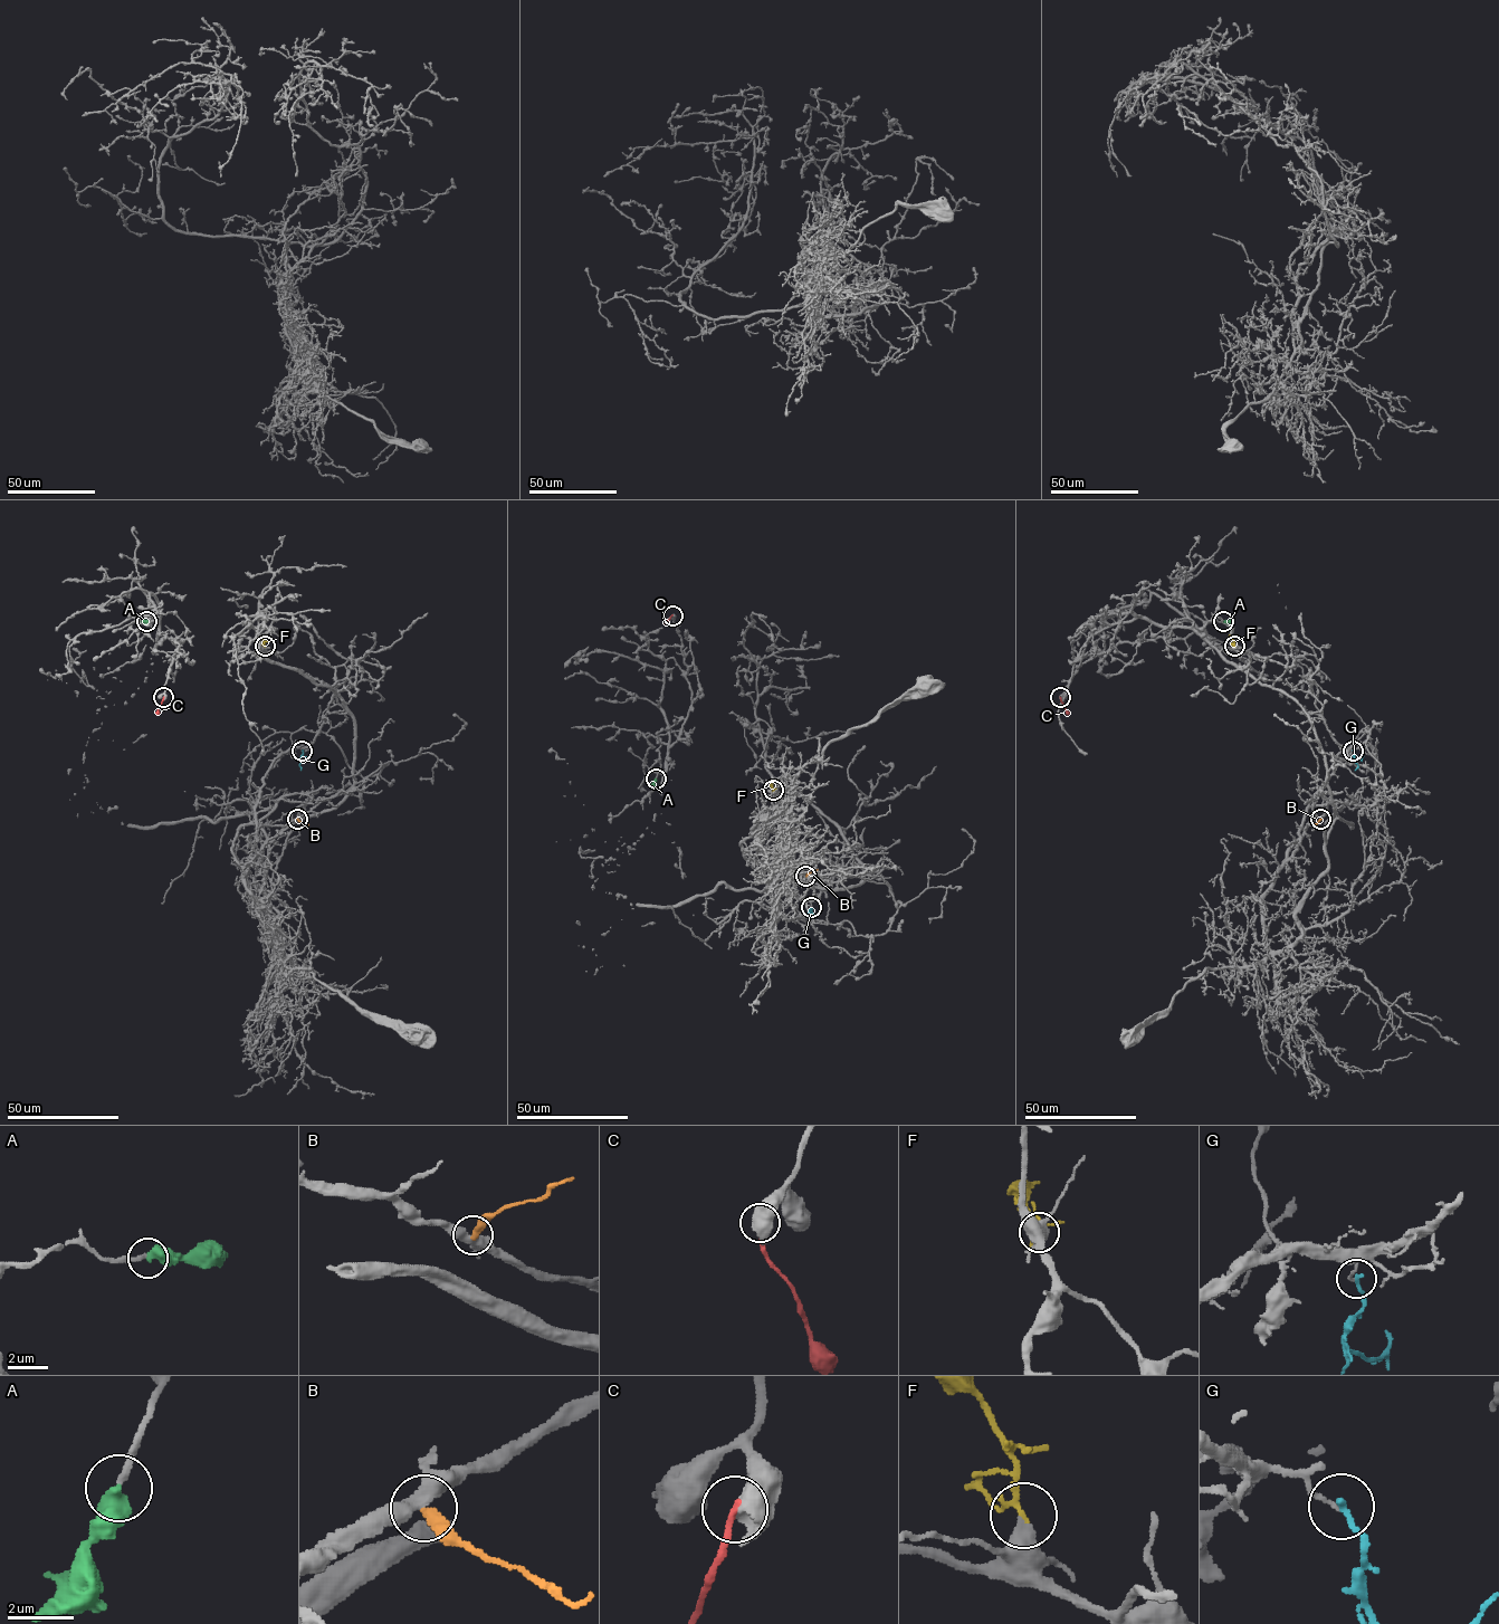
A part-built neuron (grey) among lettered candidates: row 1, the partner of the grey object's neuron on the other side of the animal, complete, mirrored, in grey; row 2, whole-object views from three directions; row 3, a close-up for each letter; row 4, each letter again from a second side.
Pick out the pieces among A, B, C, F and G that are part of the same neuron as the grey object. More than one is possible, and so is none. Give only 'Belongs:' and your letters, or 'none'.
Belongs: A

